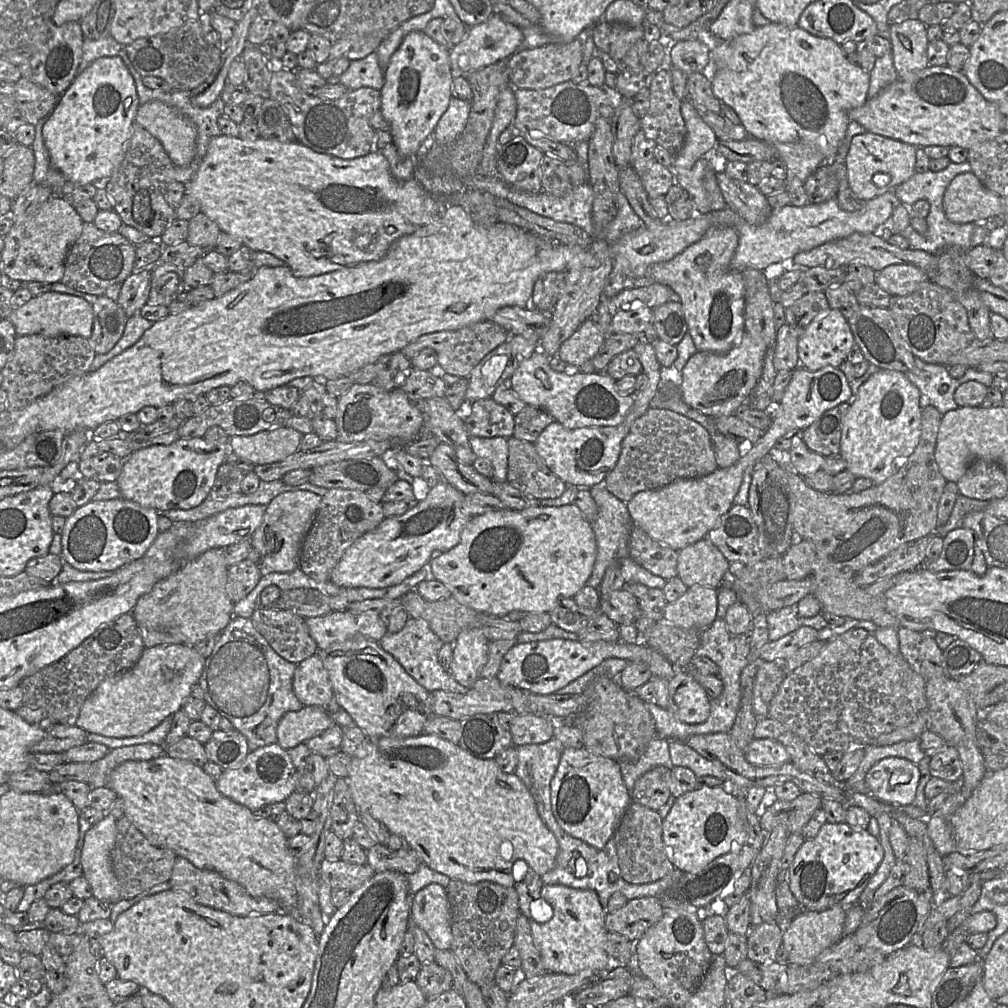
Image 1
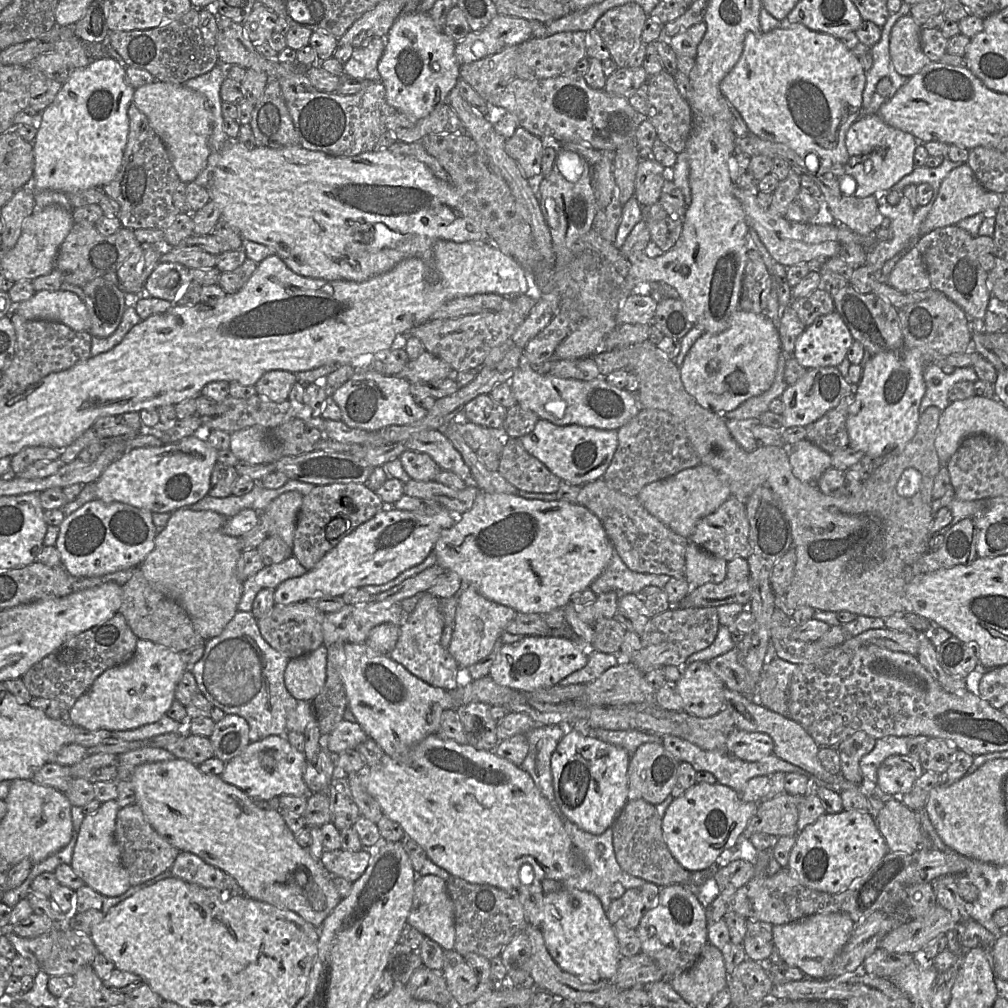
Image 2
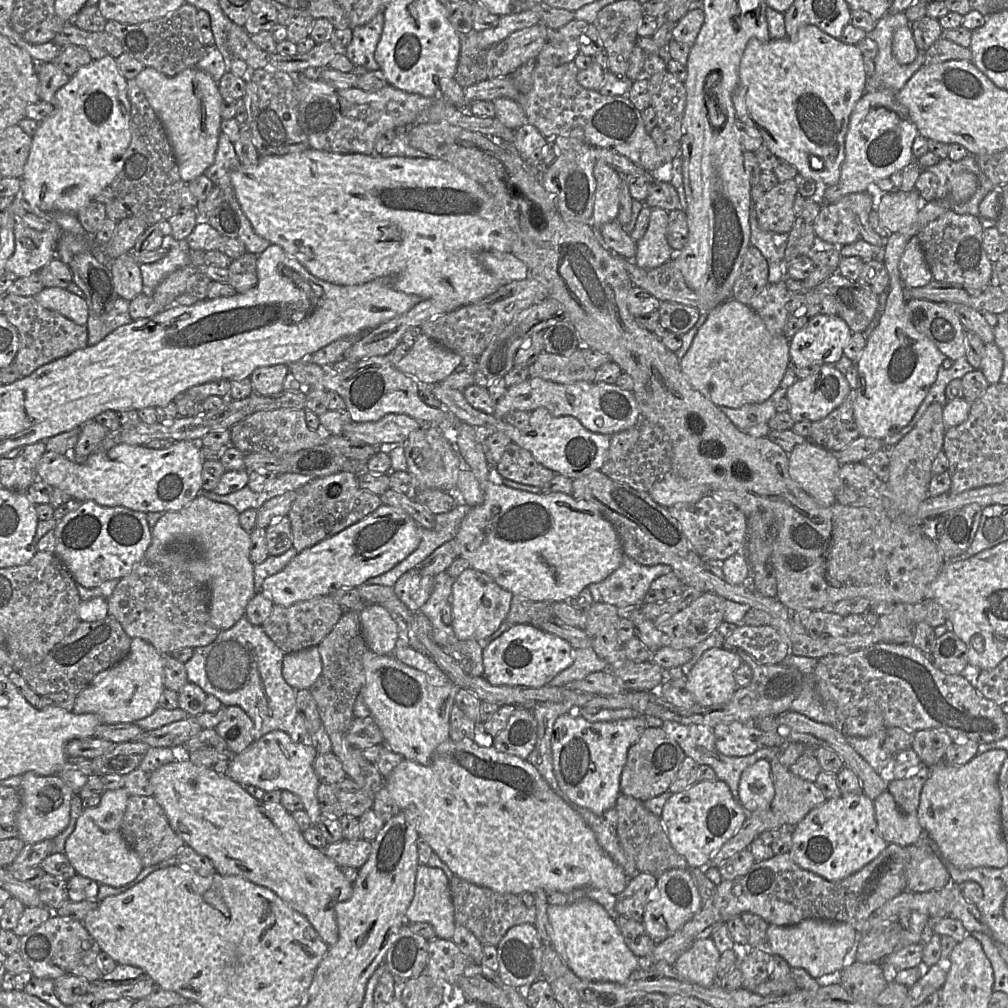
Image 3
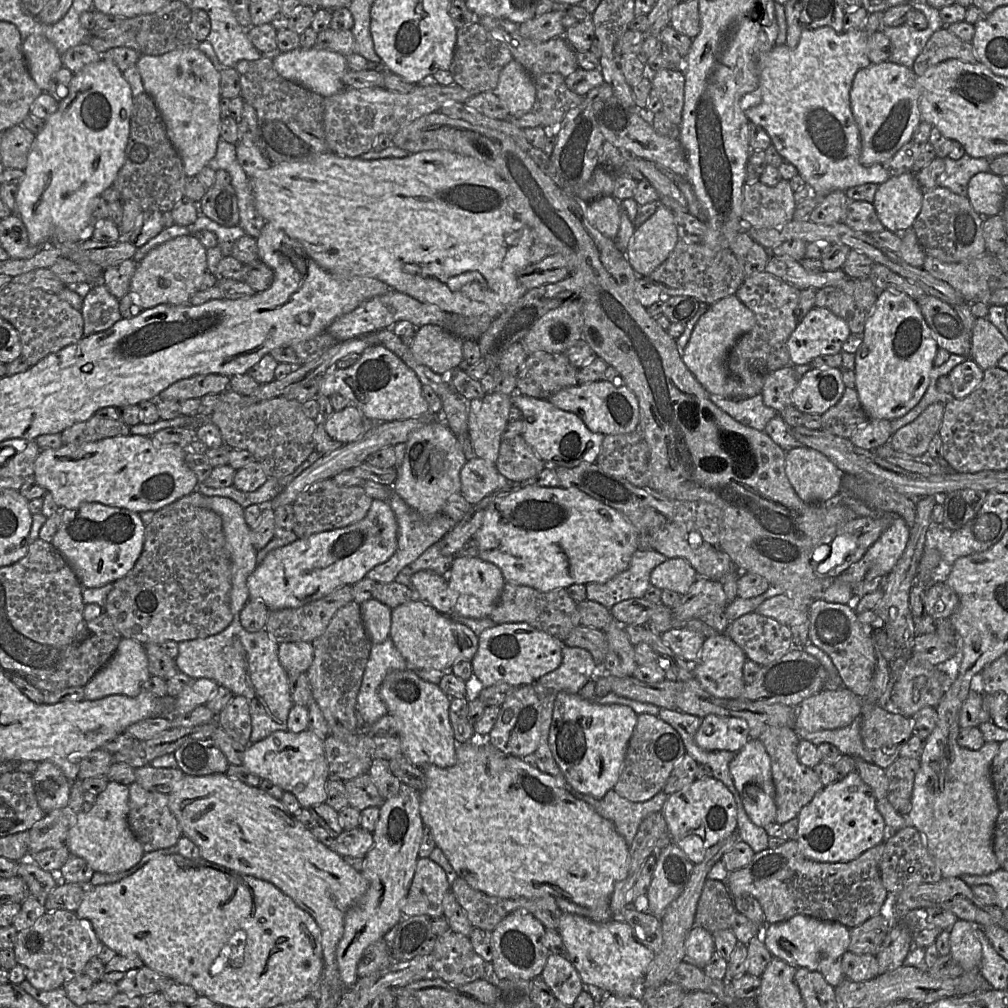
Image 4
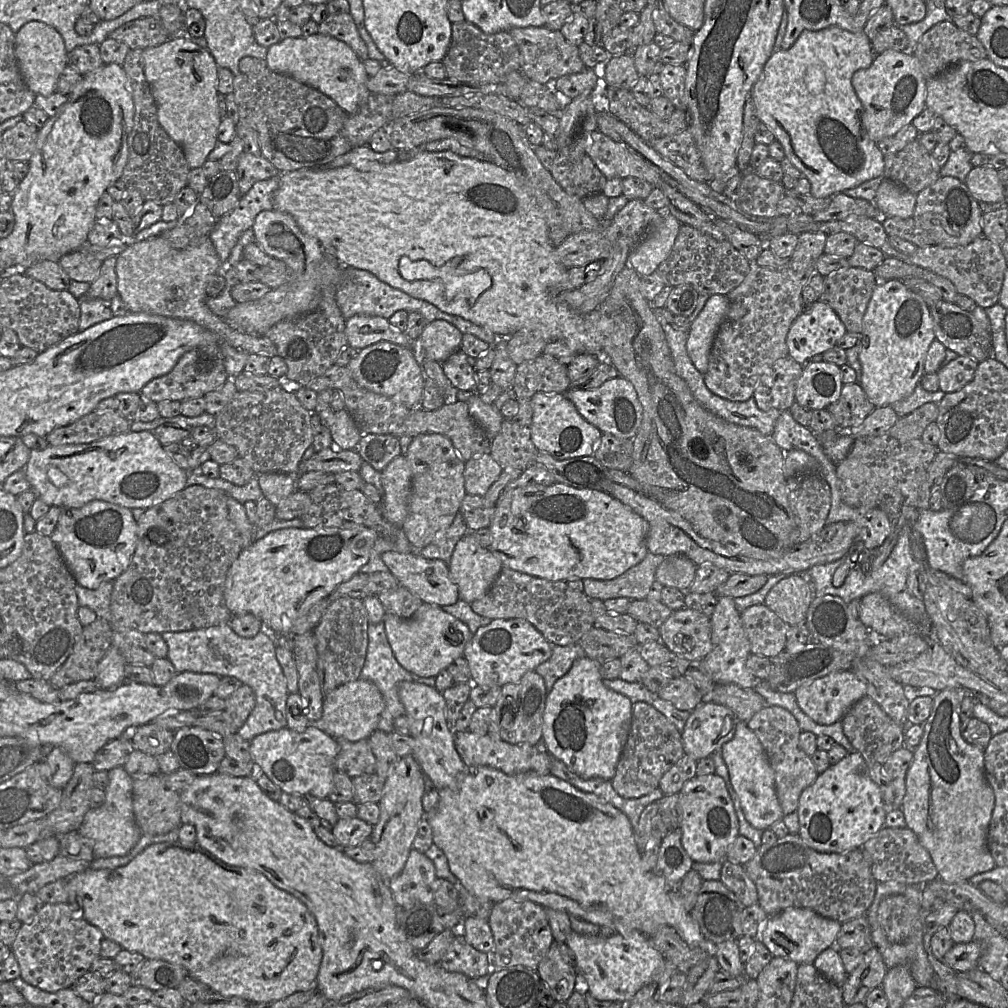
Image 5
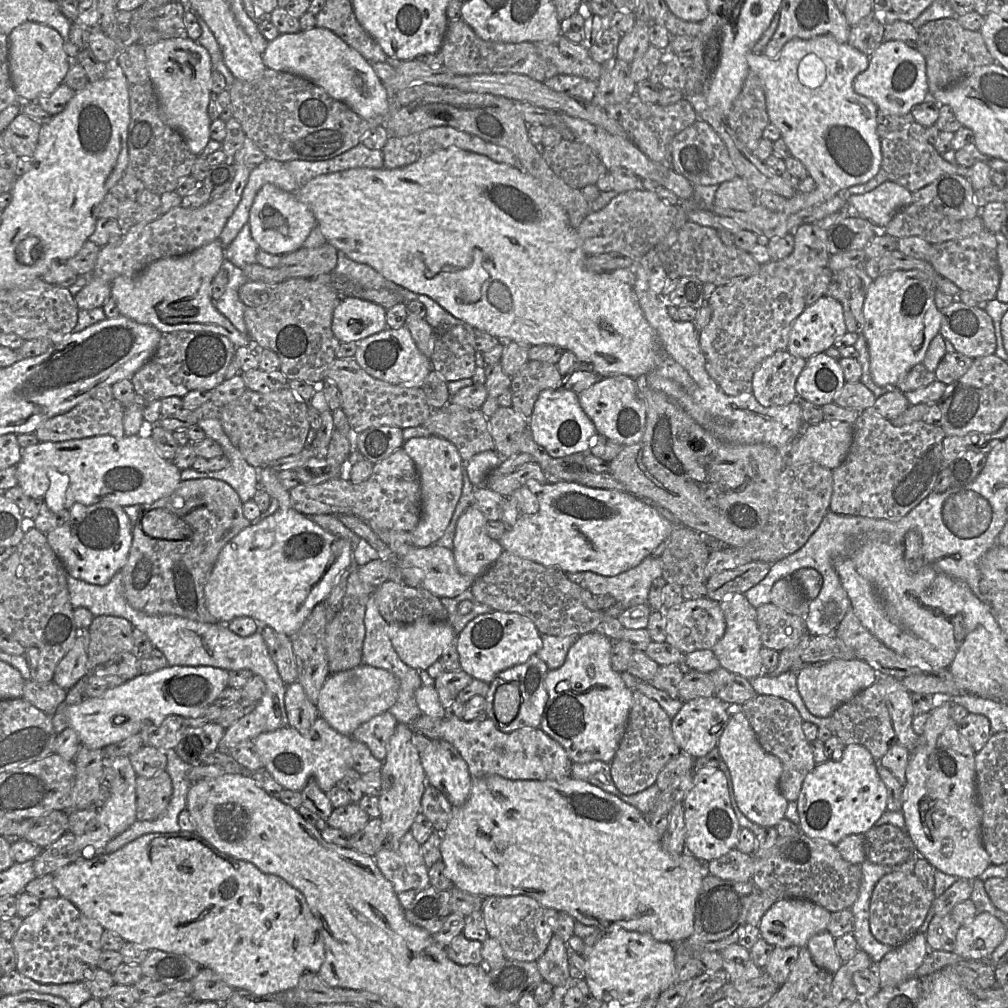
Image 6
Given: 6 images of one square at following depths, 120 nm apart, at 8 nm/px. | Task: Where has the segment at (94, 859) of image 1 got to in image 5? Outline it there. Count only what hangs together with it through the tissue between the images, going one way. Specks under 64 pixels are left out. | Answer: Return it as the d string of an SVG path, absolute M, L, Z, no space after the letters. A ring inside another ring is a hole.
M123 766L108 771L109 781L104 789L106 799L96 809L90 809L84 816L78 831L91 840L95 858L108 858L128 854L138 843L141 832L136 824L133 812L133 783Z

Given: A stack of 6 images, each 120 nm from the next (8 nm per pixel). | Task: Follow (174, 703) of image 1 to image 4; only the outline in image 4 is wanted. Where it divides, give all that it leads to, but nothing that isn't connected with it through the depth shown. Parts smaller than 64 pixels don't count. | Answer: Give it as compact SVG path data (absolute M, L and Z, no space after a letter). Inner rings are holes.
M123 638L108 661L84 686L84 700L97 700L110 695L137 696L151 677L144 646Z

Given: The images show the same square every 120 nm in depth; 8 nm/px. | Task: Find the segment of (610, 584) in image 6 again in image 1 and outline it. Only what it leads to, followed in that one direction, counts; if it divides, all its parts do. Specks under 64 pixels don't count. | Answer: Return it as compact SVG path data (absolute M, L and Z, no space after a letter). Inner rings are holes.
M605 479L594 486L576 486L568 485L565 492L557 498L538 499L543 506L557 507L567 504L572 504L573 498L579 489L588 489L595 500L598 507L598 514L596 519L591 522L592 528L596 538L597 556L594 564L592 574L587 582L594 588L598 588L603 580L607 567L614 561L618 561L621 566L622 575L626 583L634 582L641 583L649 588L663 589L667 580L658 575L654 575L642 566L638 565L629 555L629 538L630 532L633 528L633 520L629 514L626 503L618 499L605 487Z

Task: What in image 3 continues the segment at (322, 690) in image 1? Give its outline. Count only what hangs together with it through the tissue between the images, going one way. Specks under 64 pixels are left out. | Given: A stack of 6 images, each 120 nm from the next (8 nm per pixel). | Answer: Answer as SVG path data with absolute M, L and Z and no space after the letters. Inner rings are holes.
M317 646L285 654L282 676L295 690L309 689L322 672L322 661Z

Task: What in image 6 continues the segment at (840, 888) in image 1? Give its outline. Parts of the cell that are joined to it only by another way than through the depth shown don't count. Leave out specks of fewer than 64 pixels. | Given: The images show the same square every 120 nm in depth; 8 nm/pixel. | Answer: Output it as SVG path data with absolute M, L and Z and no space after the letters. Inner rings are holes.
M848 744L837 761L817 764L805 777L797 809L802 833L836 845L850 834L865 834L887 810L887 788L877 772L877 761L862 745Z

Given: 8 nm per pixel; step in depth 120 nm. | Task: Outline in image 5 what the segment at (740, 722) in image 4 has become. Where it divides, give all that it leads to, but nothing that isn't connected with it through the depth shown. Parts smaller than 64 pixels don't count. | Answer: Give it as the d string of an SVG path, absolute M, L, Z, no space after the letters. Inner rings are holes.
M700 703L681 732L686 755L696 760L710 756L731 740L740 721L735 712L721 704Z

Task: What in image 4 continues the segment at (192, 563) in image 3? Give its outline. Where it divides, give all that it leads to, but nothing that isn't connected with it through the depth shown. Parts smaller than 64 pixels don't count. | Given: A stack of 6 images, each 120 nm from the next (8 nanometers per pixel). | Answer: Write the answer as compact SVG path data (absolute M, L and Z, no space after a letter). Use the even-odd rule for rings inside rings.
M199 491L185 495L173 503L161 508L160 513L167 510L188 509L188 508L205 508L214 511L222 519L223 532L226 538L227 550L231 562L231 589L229 594L229 606L232 614L239 615L245 604L249 601L249 590L247 579L257 567L257 551L251 542L251 528L247 525L244 518L244 509L234 500L226 497L208 497Z

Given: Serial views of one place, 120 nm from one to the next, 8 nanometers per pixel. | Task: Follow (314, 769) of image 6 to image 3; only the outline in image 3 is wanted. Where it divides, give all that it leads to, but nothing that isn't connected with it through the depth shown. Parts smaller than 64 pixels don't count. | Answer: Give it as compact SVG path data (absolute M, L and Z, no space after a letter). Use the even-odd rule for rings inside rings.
M271 731L235 755L229 761L227 776L242 786L252 785L264 792L272 790L288 790L300 797L304 810L308 814L313 826L321 817L321 810L317 799L317 788L320 784L314 771L313 763L318 753L309 743L293 742L287 732Z

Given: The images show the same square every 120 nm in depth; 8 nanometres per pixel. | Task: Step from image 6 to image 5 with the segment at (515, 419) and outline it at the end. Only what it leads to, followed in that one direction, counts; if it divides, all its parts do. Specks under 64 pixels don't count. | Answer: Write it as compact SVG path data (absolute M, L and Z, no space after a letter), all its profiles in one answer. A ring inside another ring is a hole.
M504 418L498 434L491 441L489 453L502 469L525 470L535 463L537 452L531 441L530 426Z

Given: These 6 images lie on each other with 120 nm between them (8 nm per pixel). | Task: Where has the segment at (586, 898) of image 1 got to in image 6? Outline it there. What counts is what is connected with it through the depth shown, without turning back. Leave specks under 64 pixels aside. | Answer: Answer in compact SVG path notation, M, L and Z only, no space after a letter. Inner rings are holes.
M628 930L609 932L592 947L586 947L583 939L574 934L568 940L567 947L586 958L586 982L593 995L604 1003L617 1001L623 1006L639 1003L648 997L658 997L675 984L675 944L657 941L648 933Z

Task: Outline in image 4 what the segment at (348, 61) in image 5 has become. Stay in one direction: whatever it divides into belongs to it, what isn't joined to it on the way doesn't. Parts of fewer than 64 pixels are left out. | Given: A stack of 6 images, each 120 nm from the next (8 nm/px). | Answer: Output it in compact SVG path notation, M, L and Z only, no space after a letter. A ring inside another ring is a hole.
M299 47L288 52L279 52L273 59L274 69L285 79L300 85L324 98L332 96L345 88L343 76L349 70L346 57L340 53Z

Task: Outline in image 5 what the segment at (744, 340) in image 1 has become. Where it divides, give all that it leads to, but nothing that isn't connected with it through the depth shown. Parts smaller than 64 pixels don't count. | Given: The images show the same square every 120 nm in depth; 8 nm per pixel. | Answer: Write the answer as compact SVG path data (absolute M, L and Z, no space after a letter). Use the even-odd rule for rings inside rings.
M726 295L709 296L705 306L691 323L686 341L686 350L695 368L705 374L709 353L720 325L727 319L743 317L746 309L739 303L730 303Z

